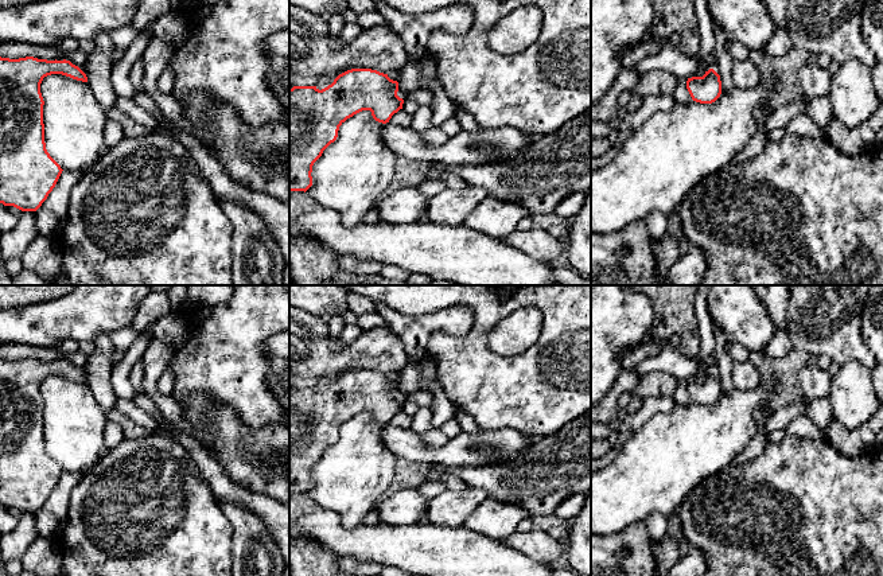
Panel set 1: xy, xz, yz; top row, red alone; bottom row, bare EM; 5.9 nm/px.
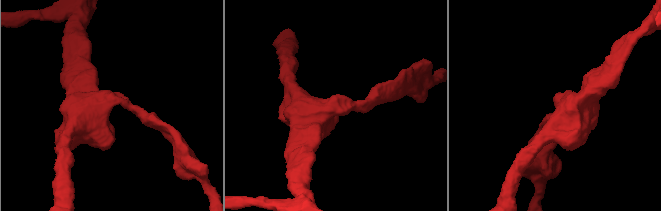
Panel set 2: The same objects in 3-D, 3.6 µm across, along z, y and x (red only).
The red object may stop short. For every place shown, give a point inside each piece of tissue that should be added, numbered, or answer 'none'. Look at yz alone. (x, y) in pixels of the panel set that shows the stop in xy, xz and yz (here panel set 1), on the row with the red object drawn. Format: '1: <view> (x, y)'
none

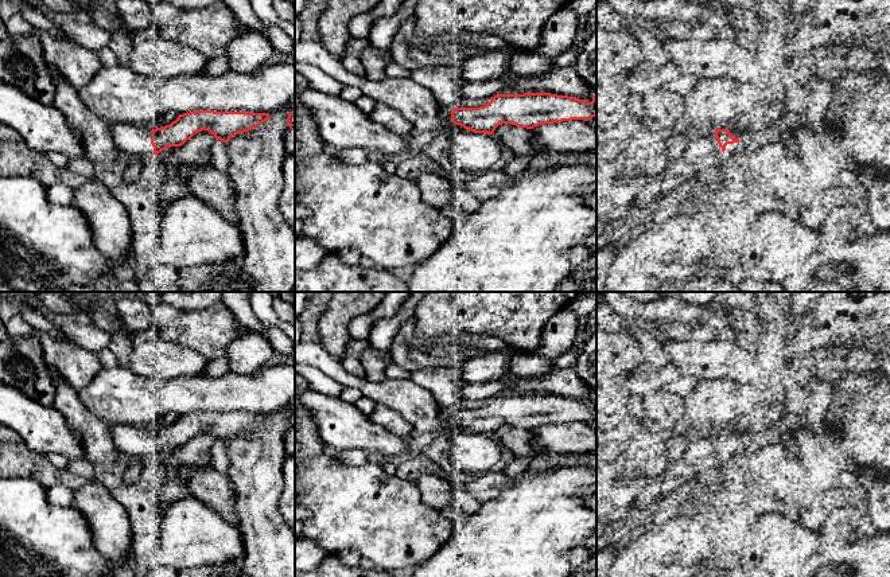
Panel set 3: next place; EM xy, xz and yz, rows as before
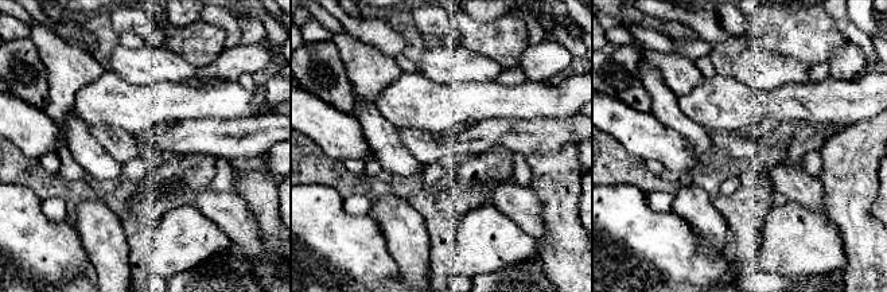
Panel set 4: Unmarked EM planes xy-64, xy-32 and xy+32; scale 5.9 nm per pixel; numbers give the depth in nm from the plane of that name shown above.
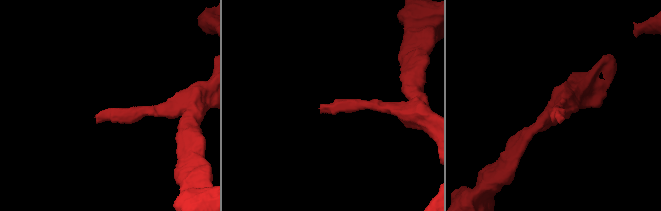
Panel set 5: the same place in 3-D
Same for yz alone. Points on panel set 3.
1: yz (730, 148)

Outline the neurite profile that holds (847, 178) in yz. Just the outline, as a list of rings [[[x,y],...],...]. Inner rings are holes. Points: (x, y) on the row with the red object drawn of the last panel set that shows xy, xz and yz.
[[[850,168],[840,171],[837,176],[837,184],[842,187],[851,187],[854,184],[859,184],[862,180],[863,174],[851,171]]]

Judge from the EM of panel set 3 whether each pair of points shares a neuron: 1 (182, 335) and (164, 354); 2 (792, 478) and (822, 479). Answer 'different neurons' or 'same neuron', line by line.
1: different neurons
2: different neurons

